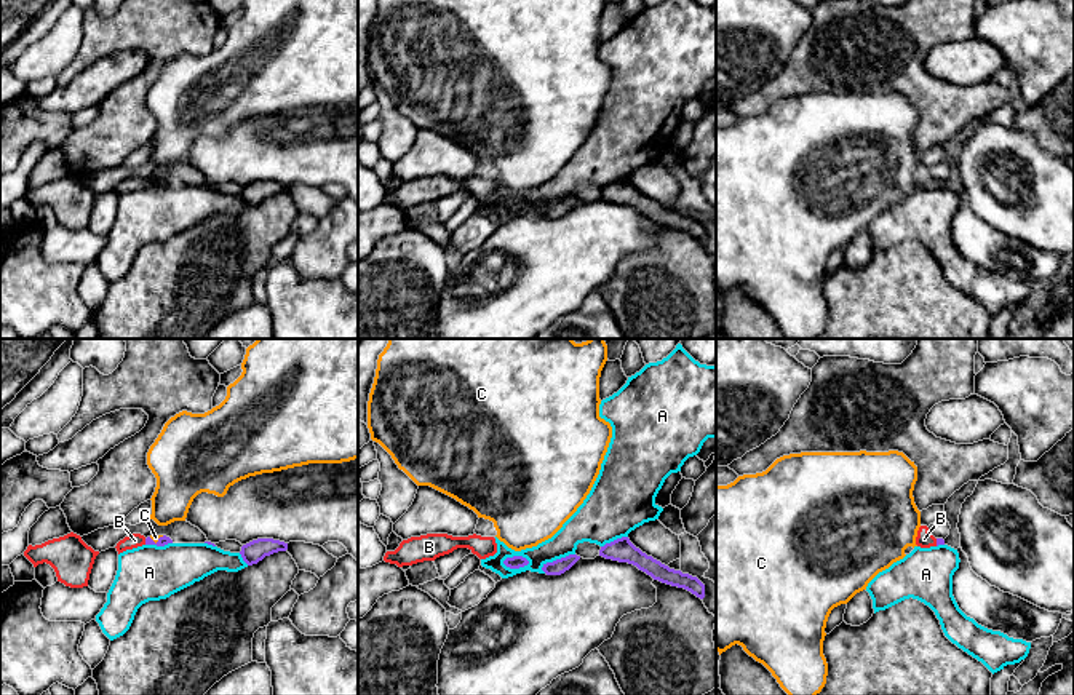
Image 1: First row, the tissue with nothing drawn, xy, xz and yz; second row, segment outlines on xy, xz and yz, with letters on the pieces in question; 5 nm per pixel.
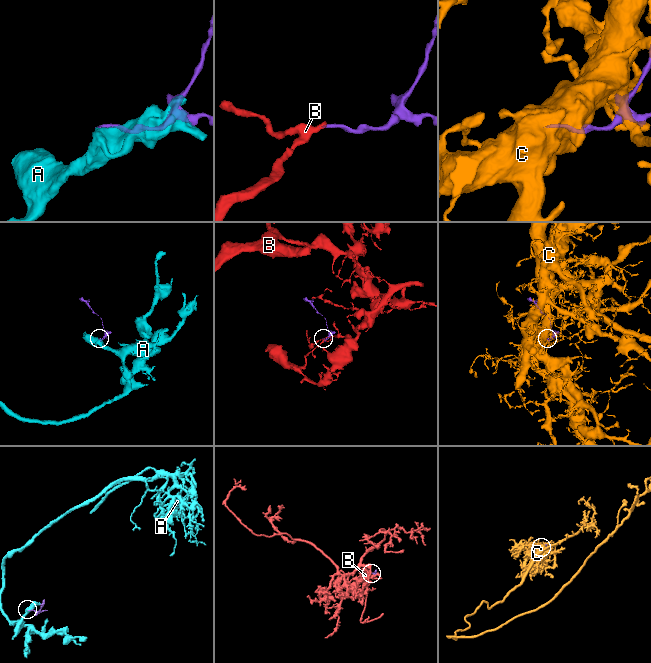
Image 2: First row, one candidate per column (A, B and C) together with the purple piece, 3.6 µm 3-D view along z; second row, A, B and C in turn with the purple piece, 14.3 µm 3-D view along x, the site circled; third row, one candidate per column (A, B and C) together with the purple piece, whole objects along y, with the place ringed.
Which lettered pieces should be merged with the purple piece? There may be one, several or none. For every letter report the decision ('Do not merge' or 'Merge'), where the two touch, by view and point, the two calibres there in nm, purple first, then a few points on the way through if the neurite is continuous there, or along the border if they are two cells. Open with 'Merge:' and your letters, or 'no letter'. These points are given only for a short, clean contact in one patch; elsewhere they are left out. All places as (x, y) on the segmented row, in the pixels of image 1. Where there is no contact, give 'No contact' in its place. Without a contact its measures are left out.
Merge: B
A: Do not merge. Touches purple at xz (515, 556). Thickness 60 nm (purple) against 130 nm
B: Merge. Touches purple at xy (146, 542). Thickness 50 nm (purple) against 70 nm. Path across: xy (163, 540), (159, 544), (146, 542), (135, 540)
C: Do not merge. Touches purple at xy (154, 542). Thickness 50 nm (purple) against 30 nm

